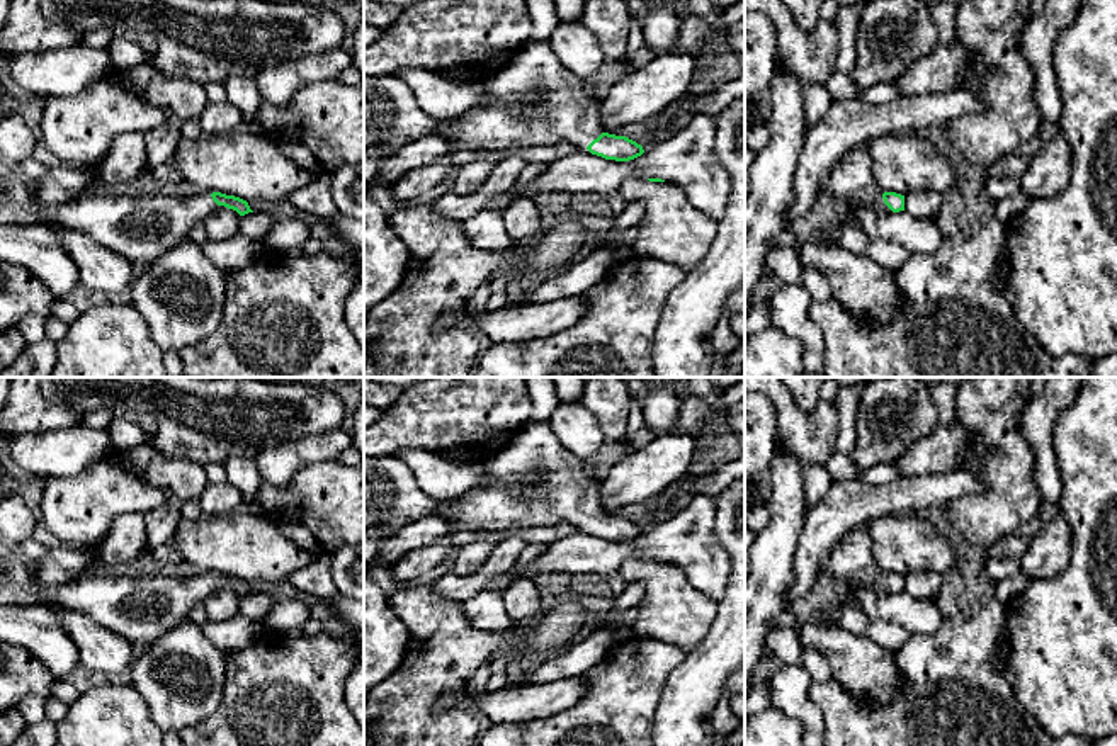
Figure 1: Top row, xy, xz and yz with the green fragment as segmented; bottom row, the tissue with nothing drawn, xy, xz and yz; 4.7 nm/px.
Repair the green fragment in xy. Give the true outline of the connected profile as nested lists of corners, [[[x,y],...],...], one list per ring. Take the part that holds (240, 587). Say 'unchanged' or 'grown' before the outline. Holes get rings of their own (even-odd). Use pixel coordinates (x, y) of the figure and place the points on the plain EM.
grown; [[[0,539],[0,607],[75,610],[138,649],[184,624],[218,586],[240,596],[253,593],[247,581],[221,573],[197,573],[187,579],[83,573],[61,586],[41,586],[19,549]]]

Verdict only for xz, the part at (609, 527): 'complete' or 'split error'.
split error

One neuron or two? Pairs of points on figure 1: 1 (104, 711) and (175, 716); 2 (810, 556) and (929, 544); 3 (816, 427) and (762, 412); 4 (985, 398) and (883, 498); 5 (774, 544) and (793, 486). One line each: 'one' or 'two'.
1: two
2: two
3: two
4: two
5: one

